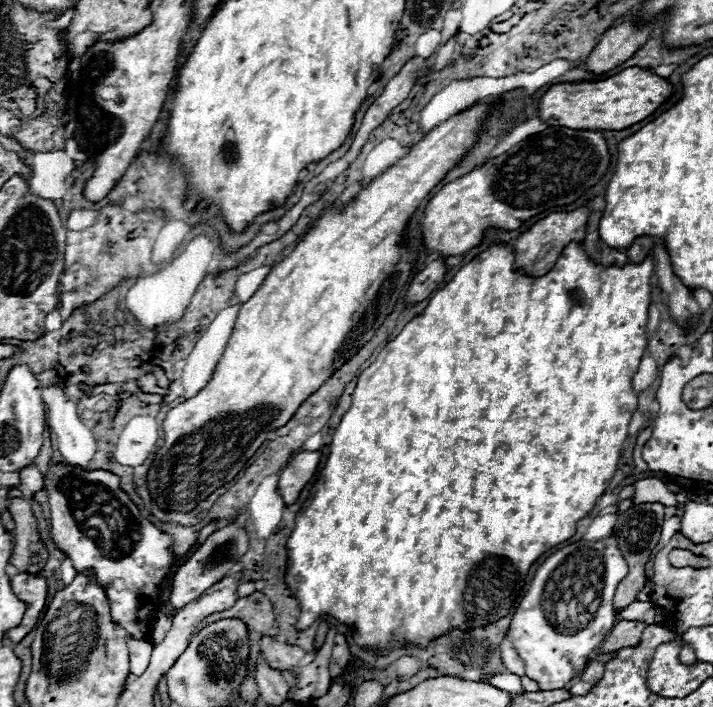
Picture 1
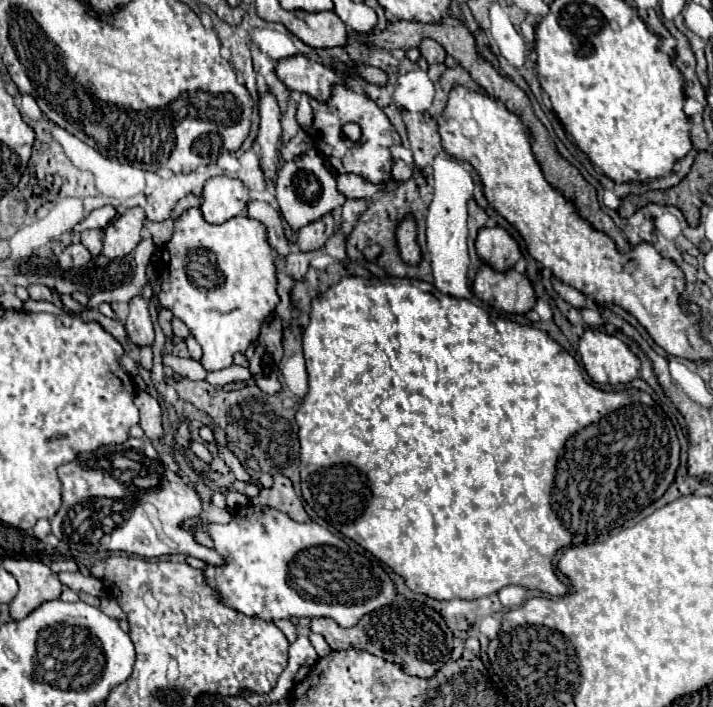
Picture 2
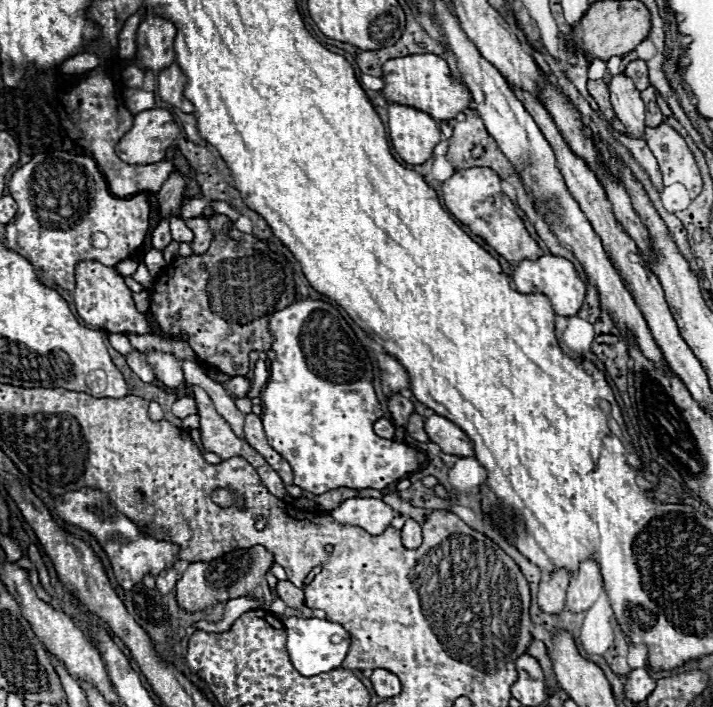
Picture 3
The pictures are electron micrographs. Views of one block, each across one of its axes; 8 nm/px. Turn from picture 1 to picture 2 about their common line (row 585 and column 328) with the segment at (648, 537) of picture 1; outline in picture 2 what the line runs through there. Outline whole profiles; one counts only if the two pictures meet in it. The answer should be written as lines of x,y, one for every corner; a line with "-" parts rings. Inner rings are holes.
398,596
388,606
362,616
362,620
358,620
356,626
340,628
330,618
312,618
310,630
324,636
332,650
348,650
348,646
362,648
378,658
398,664
406,674
418,678
434,676
444,666
444,662
448,662
452,652
452,646
448,646
452,644
452,632
442,620
442,616
430,606
402,596

